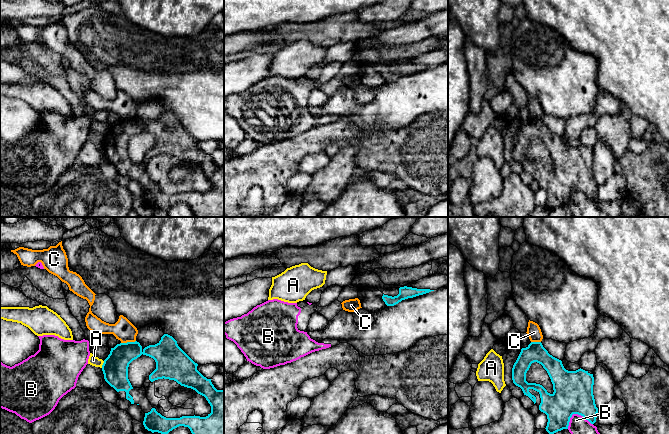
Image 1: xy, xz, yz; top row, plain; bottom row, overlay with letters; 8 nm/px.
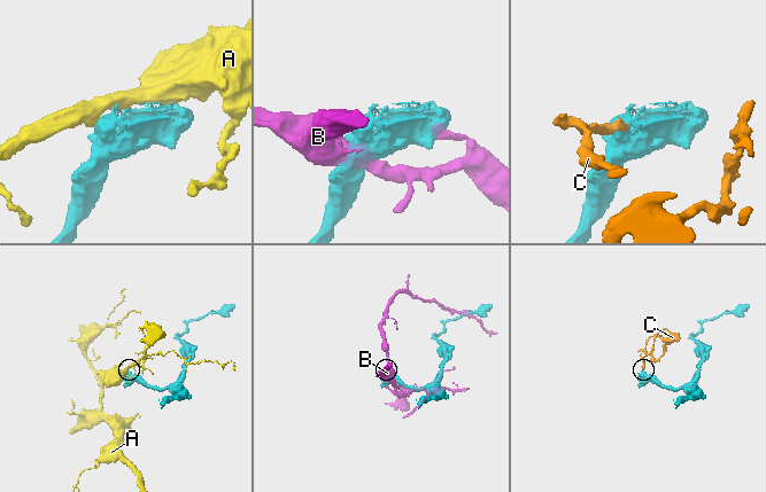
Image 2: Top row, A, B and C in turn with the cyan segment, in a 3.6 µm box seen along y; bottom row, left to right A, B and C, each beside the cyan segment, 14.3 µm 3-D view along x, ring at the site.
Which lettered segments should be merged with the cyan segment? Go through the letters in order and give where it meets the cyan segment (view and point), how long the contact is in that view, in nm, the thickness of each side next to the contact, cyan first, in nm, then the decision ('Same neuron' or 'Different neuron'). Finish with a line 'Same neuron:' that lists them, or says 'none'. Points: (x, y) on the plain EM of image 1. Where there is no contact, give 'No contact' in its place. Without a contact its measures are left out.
A: Touches cyan at xy (103, 140). Shared border 60 nm. Thickness 200 nm (cyan) against 80 nm. Different neuron
B: Touches cyan at yz (575, 189). Shared border 220 nm. Thickness 320 nm (cyan) against 220 nm. Different neuron
C: Touches cyan at xy (128, 118). Shared border 120 nm. Thickness 200 nm (cyan) against 170 nm. Different neuron
Same neuron: none

